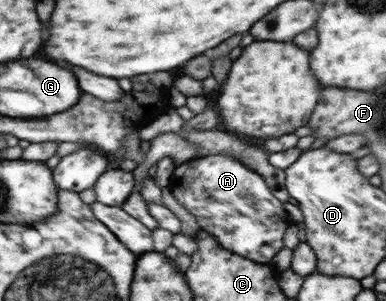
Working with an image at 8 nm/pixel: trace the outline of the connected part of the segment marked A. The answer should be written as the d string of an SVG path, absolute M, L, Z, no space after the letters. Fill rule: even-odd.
M224 154L204 155L176 166L171 176L168 188L174 192L178 202L197 216L201 229L206 230L212 237L218 240L222 247L263 264L276 262L276 254L280 250L288 250L288 230L292 230L292 214L288 214L288 206L272 196L271 190L266 186L264 179L253 170L248 170L242 162L224 156ZM228 216L228 226L240 226L240 230L218 230L216 226L222 226L222 220Z

